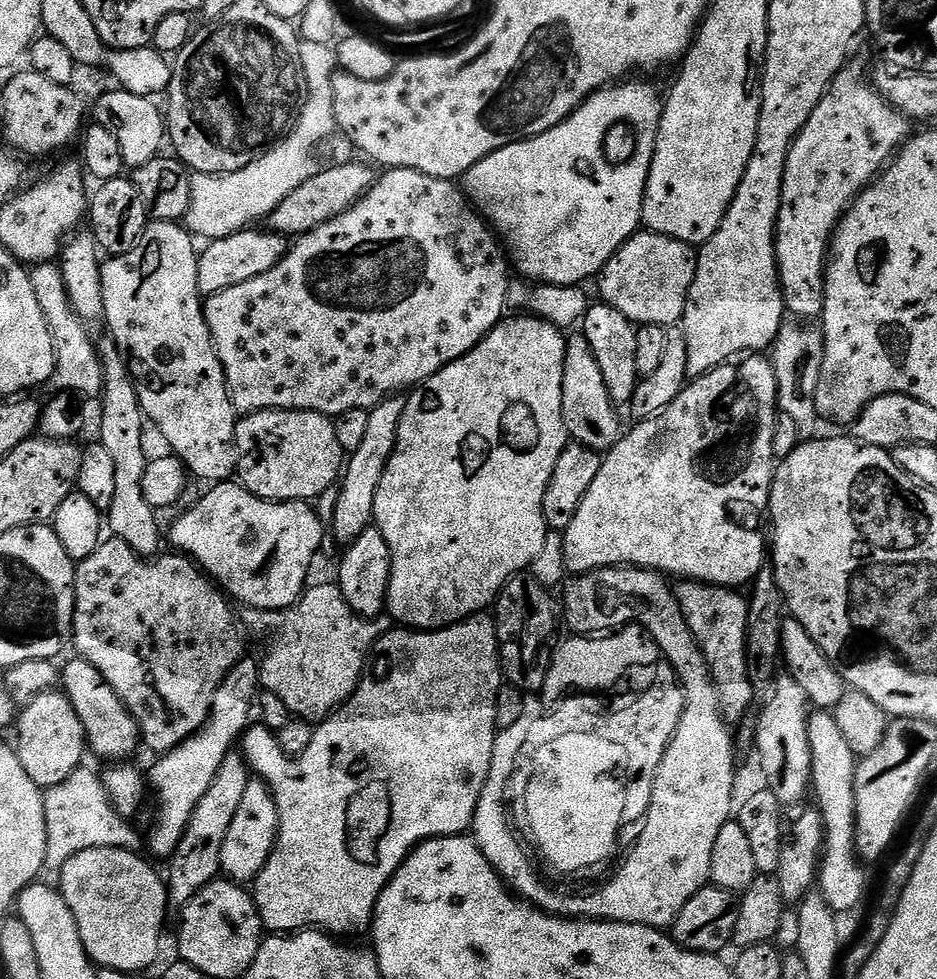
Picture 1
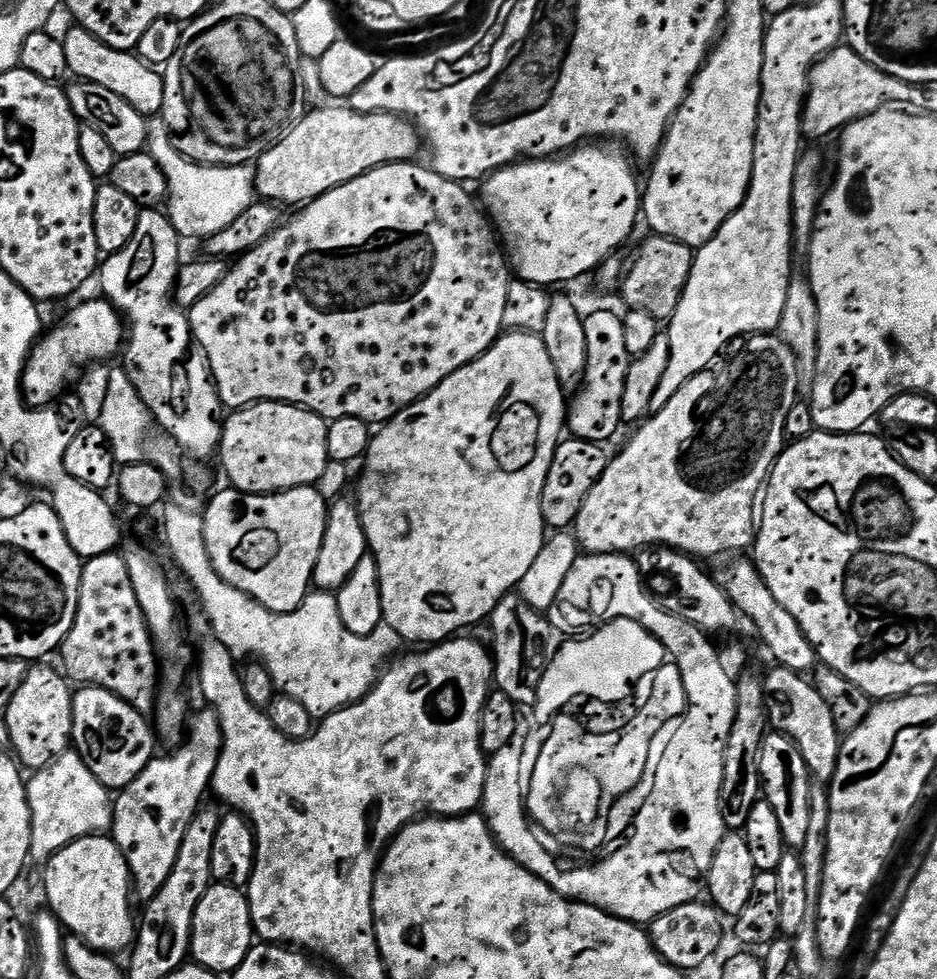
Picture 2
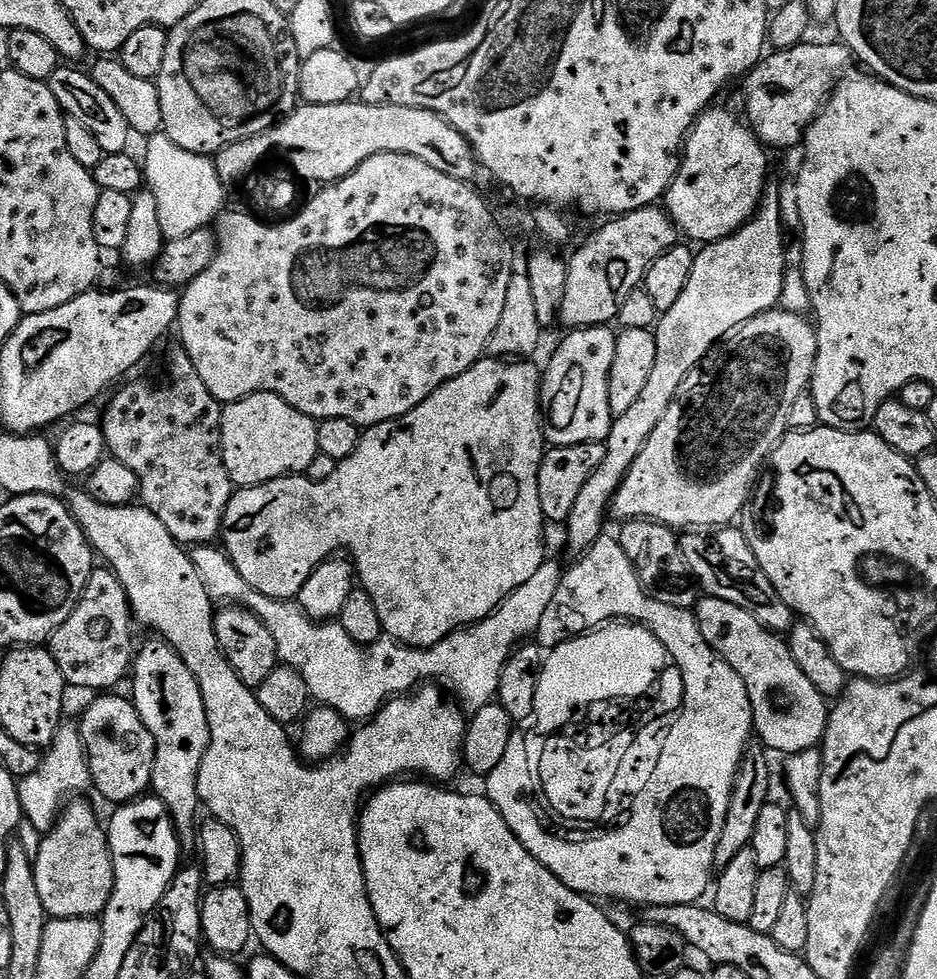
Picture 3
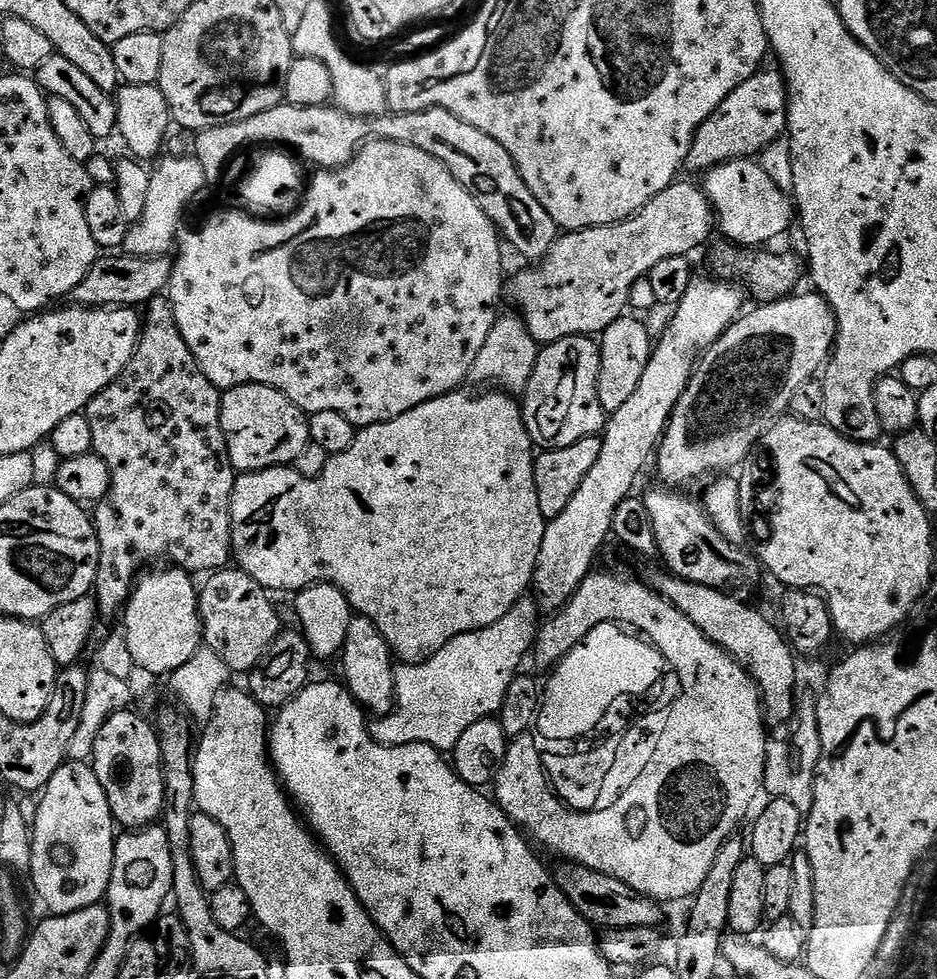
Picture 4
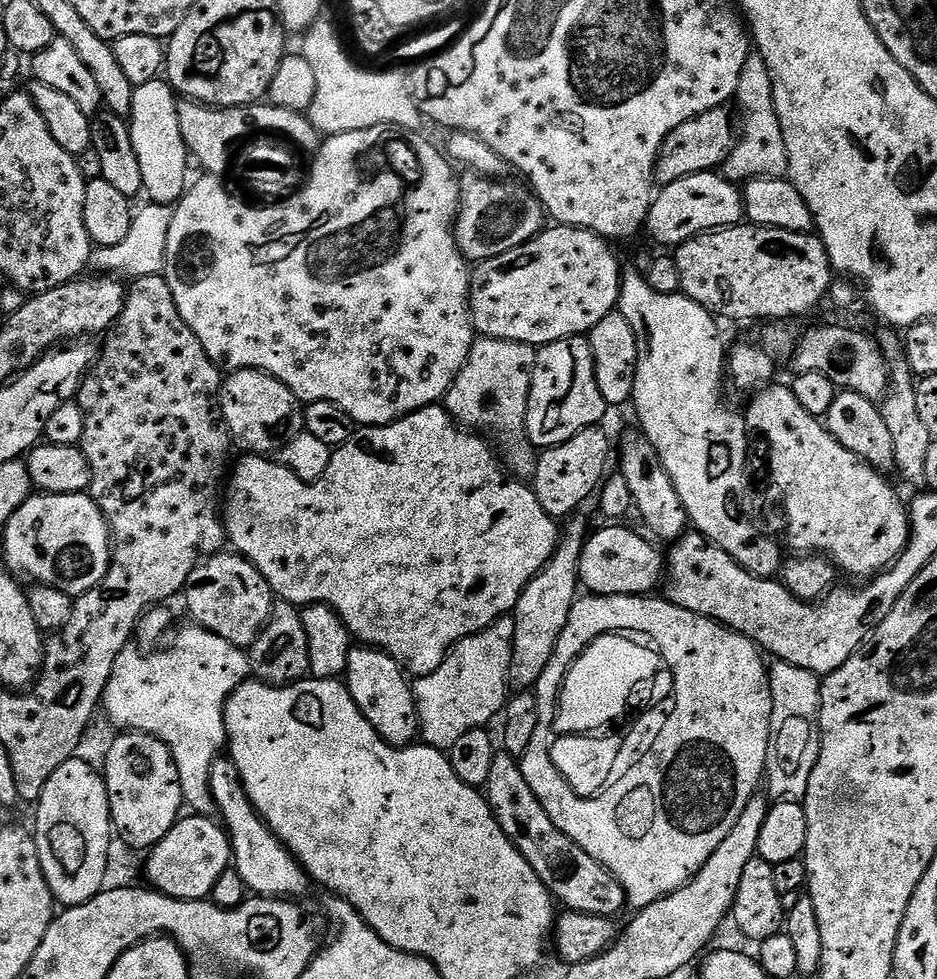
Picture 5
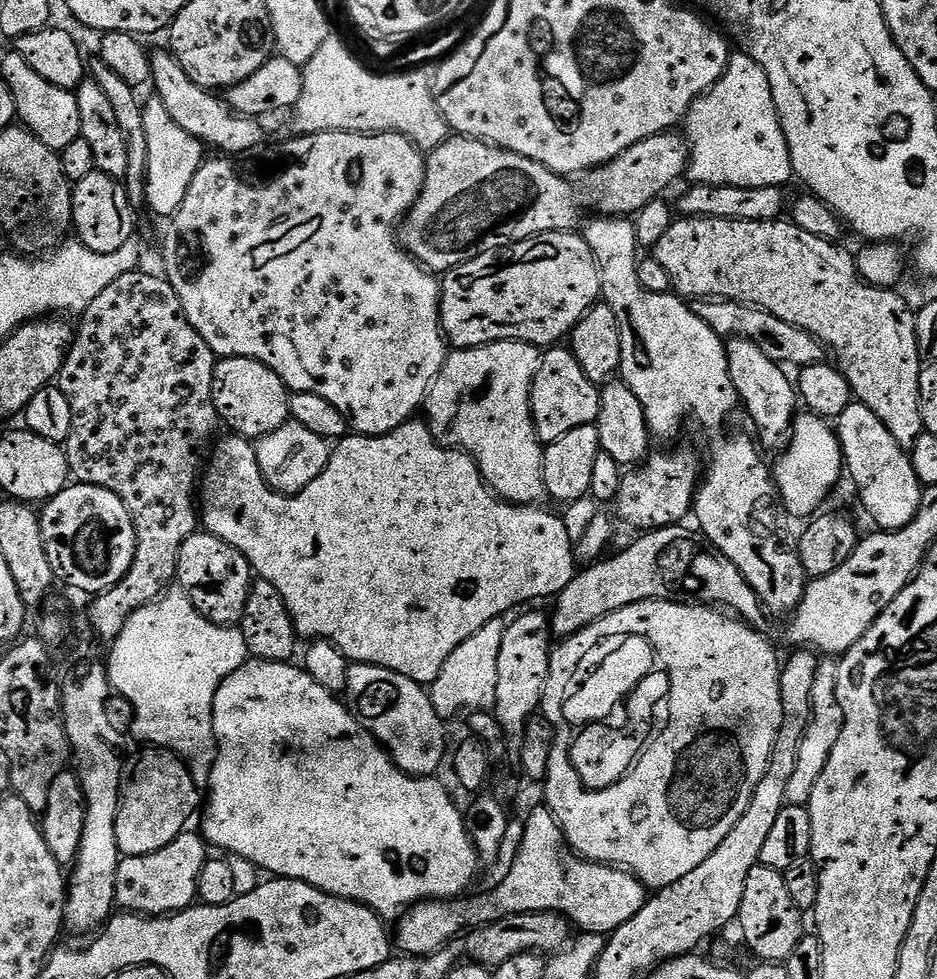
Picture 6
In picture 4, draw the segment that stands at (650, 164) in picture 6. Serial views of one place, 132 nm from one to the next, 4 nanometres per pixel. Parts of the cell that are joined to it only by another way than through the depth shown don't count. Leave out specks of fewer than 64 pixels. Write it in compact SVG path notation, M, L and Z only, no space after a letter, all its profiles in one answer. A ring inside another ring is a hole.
M761 70L755 76L742 82L702 122L702 126L694 134L694 142L690 146L687 171L707 174L719 164L731 160L759 157L770 145L781 139L788 130L788 85L784 83L779 71L767 72Z

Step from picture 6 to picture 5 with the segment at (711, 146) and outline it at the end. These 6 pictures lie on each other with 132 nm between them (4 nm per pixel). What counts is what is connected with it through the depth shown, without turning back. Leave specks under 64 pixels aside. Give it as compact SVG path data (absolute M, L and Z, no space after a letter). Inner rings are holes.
M750 54L746 58L746 66L742 70L742 78L738 82L738 90L734 97L735 103L740 103L740 112L744 115L744 132L739 133L738 139L732 146L732 152L722 165L723 175L733 182L747 182L761 178L780 178L786 172L786 142L782 138L782 126L778 122L778 114L774 106L774 86L770 82L770 70L766 62L758 54Z

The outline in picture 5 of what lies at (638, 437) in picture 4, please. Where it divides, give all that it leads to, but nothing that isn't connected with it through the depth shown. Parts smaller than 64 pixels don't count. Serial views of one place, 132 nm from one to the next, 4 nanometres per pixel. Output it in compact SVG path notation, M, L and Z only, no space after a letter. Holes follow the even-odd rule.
M572 518L563 525L558 536L556 553L546 562L546 566L522 590L518 598L512 621L514 622L514 646L508 678L511 687L516 690L531 689L539 680L554 646L558 634L566 627L566 618L578 598L576 579L580 576L580 555L584 552L584 535L588 528L582 521Z

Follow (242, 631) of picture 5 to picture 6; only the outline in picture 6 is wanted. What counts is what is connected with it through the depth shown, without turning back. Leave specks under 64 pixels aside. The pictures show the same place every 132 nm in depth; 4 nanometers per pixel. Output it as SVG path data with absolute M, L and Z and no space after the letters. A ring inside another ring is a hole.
M198 530L182 542L176 580L181 591L187 593L195 608L208 620L229 626L239 623L253 579L254 573L247 558L234 546L222 542L222 538L211 536L207 530Z

